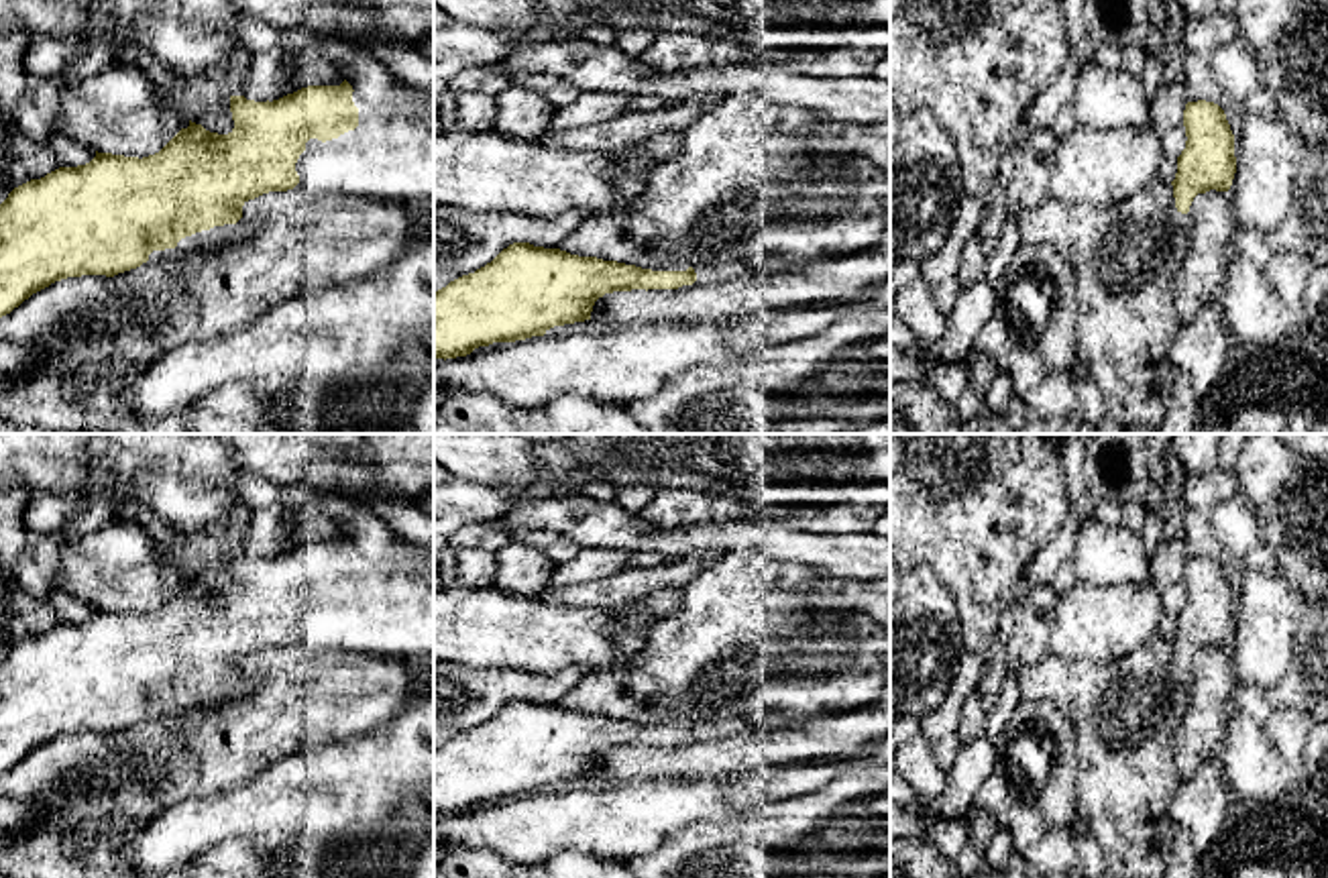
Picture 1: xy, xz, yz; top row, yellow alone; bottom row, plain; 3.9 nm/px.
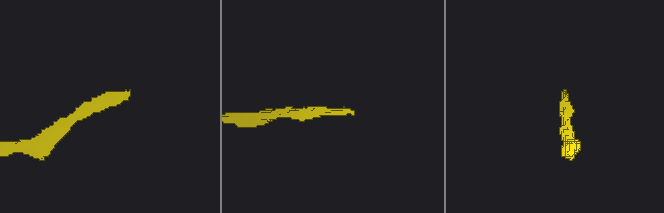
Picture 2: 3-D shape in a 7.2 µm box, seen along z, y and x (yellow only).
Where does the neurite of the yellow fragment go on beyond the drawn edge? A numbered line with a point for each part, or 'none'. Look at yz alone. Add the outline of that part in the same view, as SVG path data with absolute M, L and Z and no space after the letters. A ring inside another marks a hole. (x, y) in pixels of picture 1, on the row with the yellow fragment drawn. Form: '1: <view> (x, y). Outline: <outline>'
1: yz (1186, 223). Outline: M1173 204L1173 220L1175 224L1185 232L1185 238L1187 238L1187 251L1189 251L1189 236L1194 232L1194 204L1189 206L1189 212L1187 214L1181 214L1175 204Z

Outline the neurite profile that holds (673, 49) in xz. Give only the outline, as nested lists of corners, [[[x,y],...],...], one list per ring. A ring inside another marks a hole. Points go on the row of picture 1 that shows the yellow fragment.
[[[662,31],[640,55],[650,69],[672,73],[678,69],[745,65],[754,49],[693,31]]]

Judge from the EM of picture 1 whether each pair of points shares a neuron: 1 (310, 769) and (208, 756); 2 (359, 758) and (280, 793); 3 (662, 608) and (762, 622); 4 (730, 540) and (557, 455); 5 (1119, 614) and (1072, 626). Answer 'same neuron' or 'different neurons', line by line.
1: different neurons
2: same neuron
3: different neurons
4: different neurons
5: same neuron

